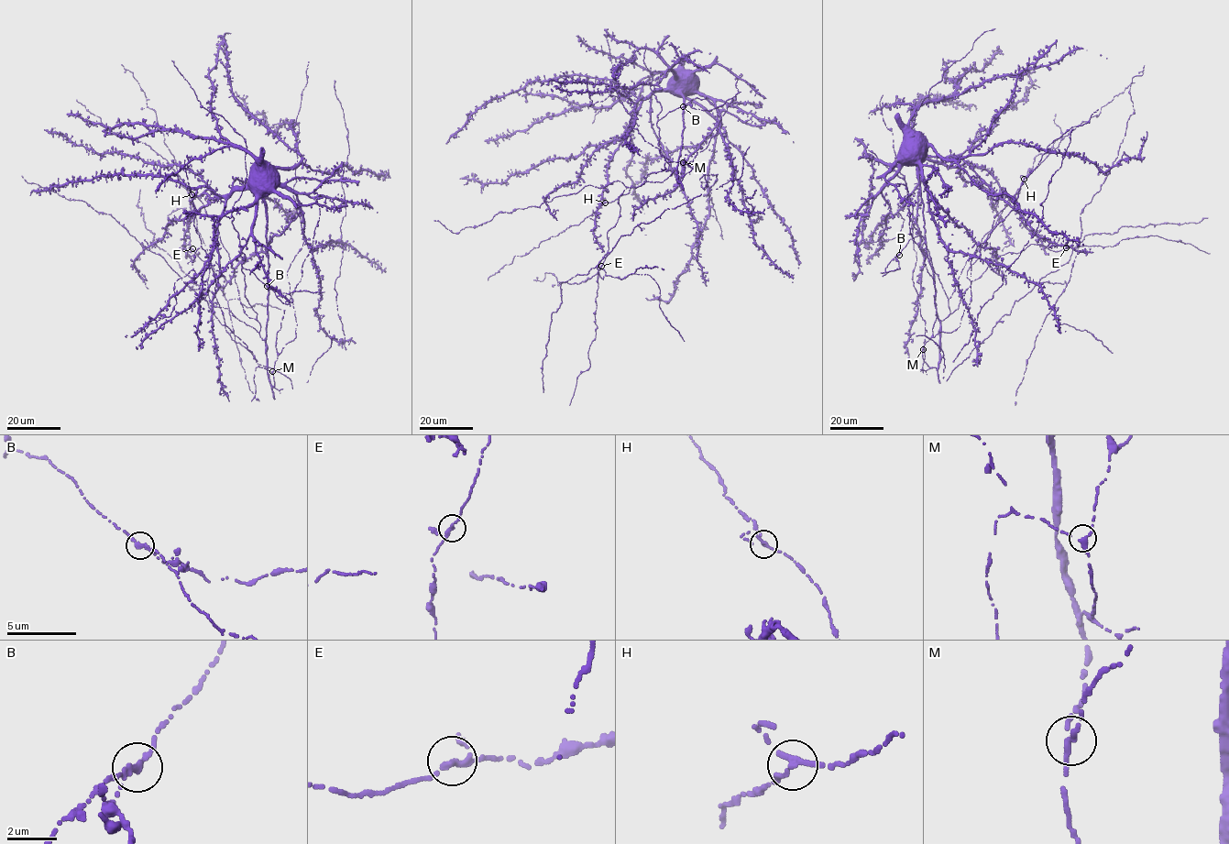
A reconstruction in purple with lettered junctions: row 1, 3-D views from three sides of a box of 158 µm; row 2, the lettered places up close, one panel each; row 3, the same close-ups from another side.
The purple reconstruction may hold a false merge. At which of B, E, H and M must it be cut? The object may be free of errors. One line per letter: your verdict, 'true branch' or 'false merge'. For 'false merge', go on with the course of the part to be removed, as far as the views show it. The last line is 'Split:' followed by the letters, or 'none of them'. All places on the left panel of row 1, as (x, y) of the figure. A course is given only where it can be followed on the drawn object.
B: true branch
E: true branch
H: true branch
M: true branch
Split: none of them

